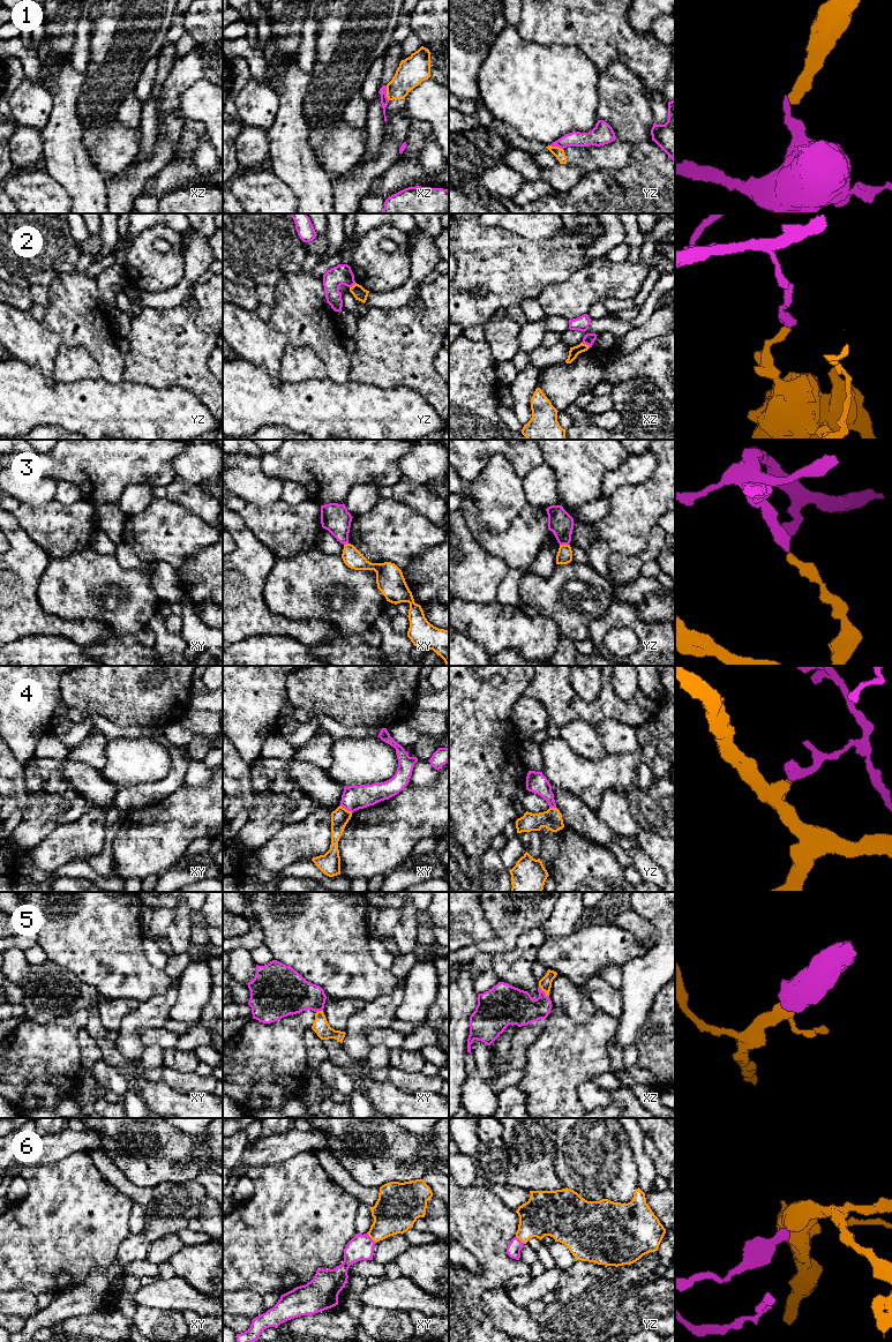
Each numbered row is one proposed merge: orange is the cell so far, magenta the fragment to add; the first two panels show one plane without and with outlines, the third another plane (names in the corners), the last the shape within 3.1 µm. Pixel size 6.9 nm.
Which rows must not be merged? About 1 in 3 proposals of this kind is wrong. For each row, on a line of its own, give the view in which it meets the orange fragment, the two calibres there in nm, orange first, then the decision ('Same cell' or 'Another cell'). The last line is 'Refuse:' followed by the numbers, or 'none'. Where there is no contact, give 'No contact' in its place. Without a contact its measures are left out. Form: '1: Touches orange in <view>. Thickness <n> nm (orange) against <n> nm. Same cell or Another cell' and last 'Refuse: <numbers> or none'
1: Touches orange in xz. Thickness 200 nm (orange) against 60 nm. Another cell
2: Touches orange in xz. Thickness 70 nm (orange) against 80 nm. Another cell
3: Touches orange in yz. Thickness 110 nm (orange) against 170 nm. Another cell
4: Touches orange in xy. Thickness 120 nm (orange) against 170 nm. Another cell
5: Touches orange in xz. Thickness 90 nm (orange) against 260 nm. Same cell
6: Touches orange in xy. Thickness 300 nm (orange) against 180 nm. Same cell
Refuse: 1, 2, 3, 4

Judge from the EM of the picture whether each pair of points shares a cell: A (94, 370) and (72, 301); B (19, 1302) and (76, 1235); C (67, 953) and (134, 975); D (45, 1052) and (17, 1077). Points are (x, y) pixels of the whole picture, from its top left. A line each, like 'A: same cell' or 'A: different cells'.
A: different cells
B: different cells
C: same cell
D: same cell

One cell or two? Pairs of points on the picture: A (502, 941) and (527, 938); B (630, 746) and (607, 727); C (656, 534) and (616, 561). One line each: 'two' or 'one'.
A: two
B: one
C: one

